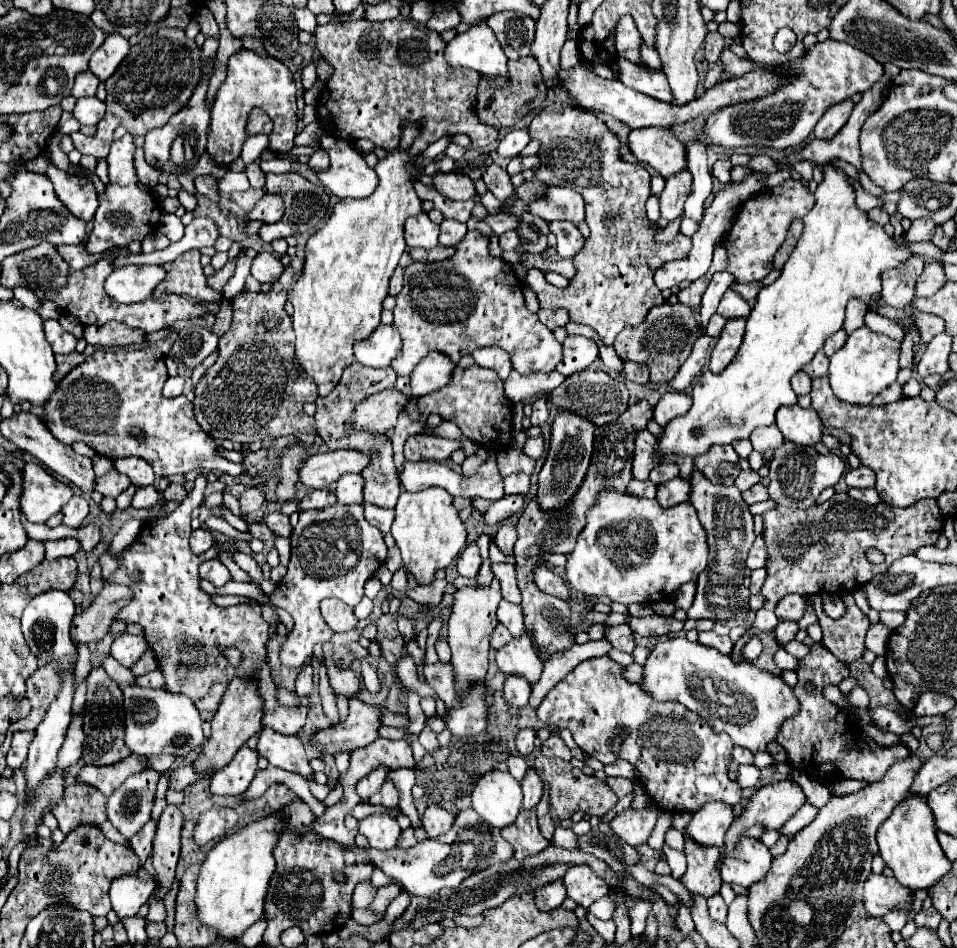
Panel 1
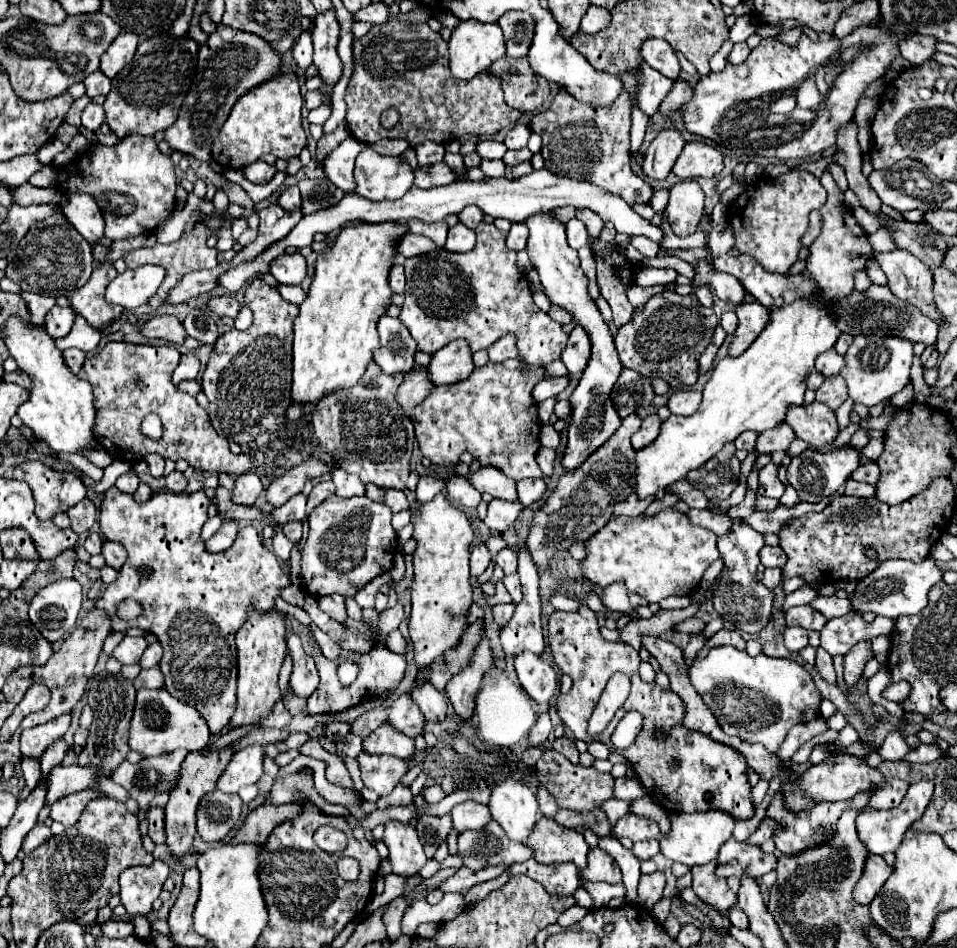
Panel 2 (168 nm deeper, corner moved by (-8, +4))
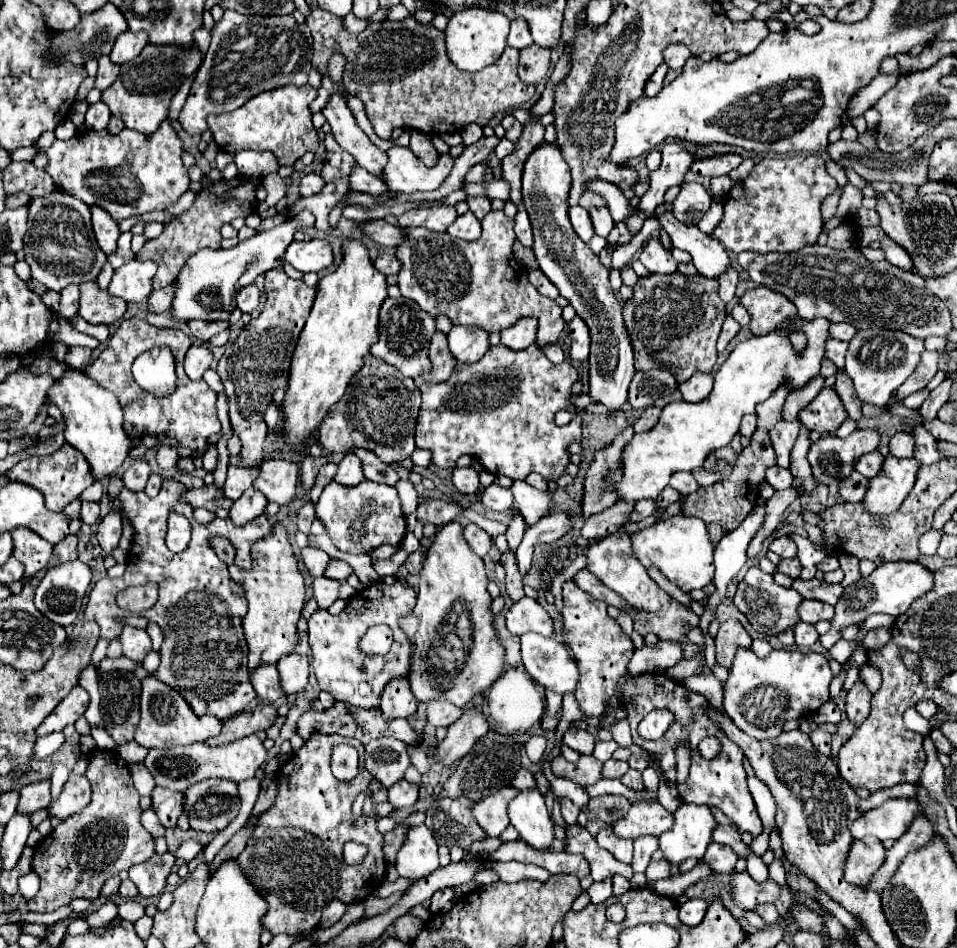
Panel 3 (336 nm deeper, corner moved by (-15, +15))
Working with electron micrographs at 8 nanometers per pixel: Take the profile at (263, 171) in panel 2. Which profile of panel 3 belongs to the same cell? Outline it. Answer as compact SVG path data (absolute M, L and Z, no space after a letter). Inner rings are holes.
M240 151L234 155L234 163L244 177L266 177L280 169L278 159L266 151Z

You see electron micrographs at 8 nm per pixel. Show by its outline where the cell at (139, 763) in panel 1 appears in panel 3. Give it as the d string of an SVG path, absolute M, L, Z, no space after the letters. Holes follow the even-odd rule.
M42 779L42 781L34 781L30 785L24 785L20 789L20 805L18 811L20 813L28 813L32 815L34 811L48 807L50 805L50 779Z

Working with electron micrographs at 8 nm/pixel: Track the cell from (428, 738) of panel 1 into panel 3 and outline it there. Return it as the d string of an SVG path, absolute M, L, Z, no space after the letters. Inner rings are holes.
M458 521L438 529L420 571L416 607L412 615L400 619L402 631L414 643L408 675L414 697L418 701L444 699L456 707L466 707L504 669L504 649L498 645L492 627L492 597L486 591L484 561L472 551L462 531L464 527Z

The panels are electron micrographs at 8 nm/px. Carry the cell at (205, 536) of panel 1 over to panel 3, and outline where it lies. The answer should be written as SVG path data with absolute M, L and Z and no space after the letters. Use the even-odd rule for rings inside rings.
M250 487L250 489L246 489L246 491L234 501L234 505L232 505L232 509L230 509L230 519L232 519L234 525L244 525L244 523L248 523L248 521L260 517L260 515L264 513L266 505L268 505L266 497L264 497L258 489Z

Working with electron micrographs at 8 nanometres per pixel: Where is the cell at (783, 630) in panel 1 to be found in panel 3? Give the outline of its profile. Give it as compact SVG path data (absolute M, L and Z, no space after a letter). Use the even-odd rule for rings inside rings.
M800 621L794 627L794 637L796 637L798 647L810 647L810 645L814 645L818 641L818 631L816 631L814 625Z

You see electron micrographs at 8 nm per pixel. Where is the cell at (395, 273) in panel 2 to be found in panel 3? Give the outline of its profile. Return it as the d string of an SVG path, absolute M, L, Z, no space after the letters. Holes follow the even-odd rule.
M380 255L376 261L374 261L376 269L384 275L398 275L400 269L402 269L402 261L394 255Z

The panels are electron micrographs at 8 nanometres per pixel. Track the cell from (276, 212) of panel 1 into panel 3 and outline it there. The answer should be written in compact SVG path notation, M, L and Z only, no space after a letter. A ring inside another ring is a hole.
M308 173L300 179L300 195L302 197L310 197L310 195L316 195L320 193L320 189L324 187L324 181L316 175L316 173Z

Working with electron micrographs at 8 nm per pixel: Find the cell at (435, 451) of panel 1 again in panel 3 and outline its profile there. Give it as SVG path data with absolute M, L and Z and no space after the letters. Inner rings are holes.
M504 345L490 347L484 359L476 365L460 365L456 363L454 379L428 385L416 379L416 385L422 393L422 407L416 425L416 447L432 451L432 463L438 467L456 467L456 459L460 455L476 457L486 471L494 475L506 475L510 479L524 479L528 473L540 473L548 481L556 481L566 465L568 465L568 443L580 441L580 421L582 417L570 405L570 387L578 379L578 373L572 365L562 363L554 365L536 345L530 345L522 353L512 353L504 349ZM558 411L570 411L574 417L568 425L558 427L554 423L554 415Z

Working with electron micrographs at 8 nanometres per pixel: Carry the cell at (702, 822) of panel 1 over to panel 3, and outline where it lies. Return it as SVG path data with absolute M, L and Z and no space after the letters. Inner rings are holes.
M682 803L674 811L674 825L660 835L660 849L670 863L684 859L702 859L706 847L712 843L712 833L718 827L712 811L706 805Z

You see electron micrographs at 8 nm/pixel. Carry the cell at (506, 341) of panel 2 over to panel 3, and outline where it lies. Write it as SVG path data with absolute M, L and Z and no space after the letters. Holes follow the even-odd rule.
M526 317L524 321L518 321L516 327L502 331L502 345L512 349L512 351L522 351L534 343L536 329L538 329L536 319Z

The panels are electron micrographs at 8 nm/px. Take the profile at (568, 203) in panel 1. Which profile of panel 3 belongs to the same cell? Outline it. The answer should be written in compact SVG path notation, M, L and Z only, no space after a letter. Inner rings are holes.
M592 207L592 209L590 209L590 217L592 217L592 223L594 223L596 235L608 237L608 233L610 233L612 227L614 227L614 221L612 221L608 209L606 209L606 207Z

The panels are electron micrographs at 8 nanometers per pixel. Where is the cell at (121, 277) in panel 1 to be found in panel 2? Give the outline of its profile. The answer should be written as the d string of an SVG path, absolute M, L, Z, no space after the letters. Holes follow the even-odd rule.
M141 266L137 270L125 270L117 274L115 280L107 286L105 300L111 304L119 304L125 310L139 308L147 304L147 300L157 292L165 278L165 270L161 266Z

